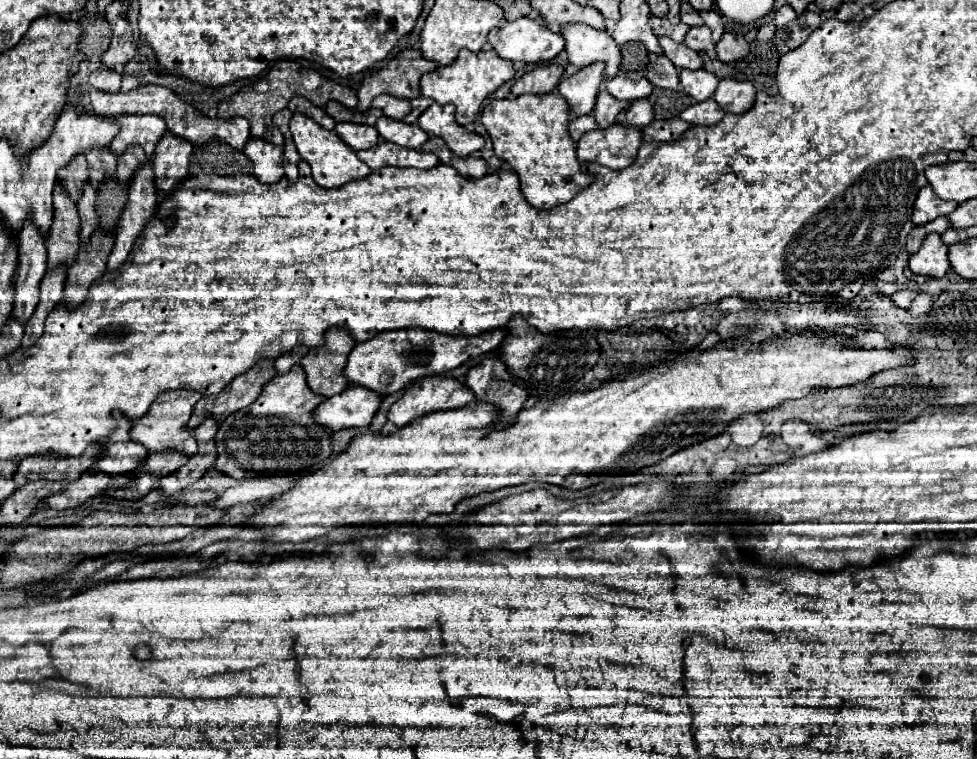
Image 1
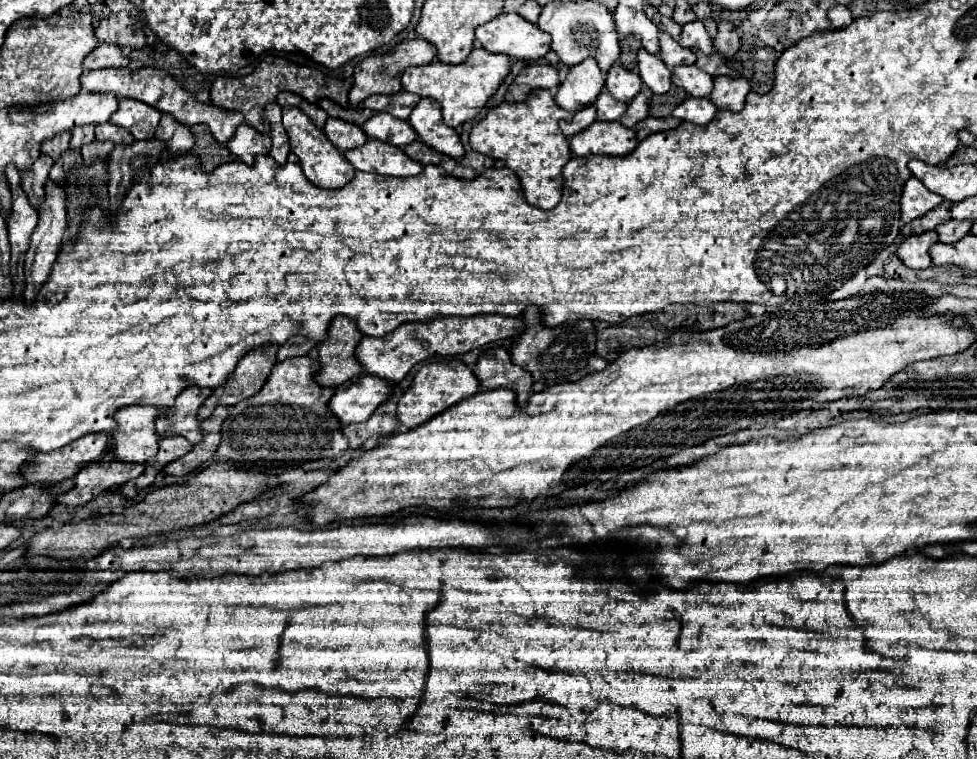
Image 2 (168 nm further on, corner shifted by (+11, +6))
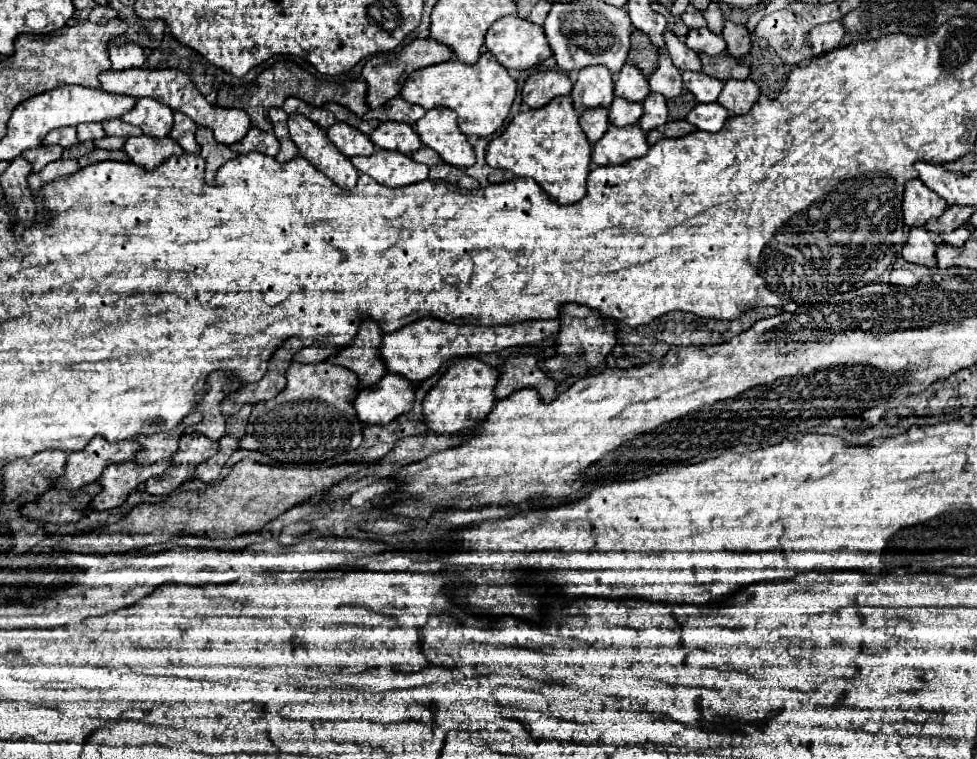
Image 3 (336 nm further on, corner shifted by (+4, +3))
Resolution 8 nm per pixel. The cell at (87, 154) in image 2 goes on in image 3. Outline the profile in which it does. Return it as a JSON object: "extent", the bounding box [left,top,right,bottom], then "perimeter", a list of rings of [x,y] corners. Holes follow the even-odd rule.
{"extent":[94,137,126,151],"perimeter":[[[102,137],[102,139],[94,141],[94,145],[96,145],[98,149],[108,149],[108,151],[114,151],[114,149],[122,149],[124,141],[126,141],[124,137]]]}

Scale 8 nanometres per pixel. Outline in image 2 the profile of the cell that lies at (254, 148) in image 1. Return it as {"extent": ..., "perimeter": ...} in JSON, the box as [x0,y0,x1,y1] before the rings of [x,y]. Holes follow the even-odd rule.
{"extent":[225,124,271,164],"perimeter":[[[241,124],[233,138],[225,144],[235,156],[239,156],[245,164],[253,164],[253,158],[257,154],[269,154],[271,150],[271,138],[269,134],[261,134],[257,132],[255,128],[247,126],[247,124]]]}

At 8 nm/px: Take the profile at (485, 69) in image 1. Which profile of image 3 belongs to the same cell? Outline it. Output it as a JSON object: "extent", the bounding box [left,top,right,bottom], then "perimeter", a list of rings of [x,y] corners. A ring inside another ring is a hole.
{"extent":[402,53,516,137],"perimeter":[[[482,53],[474,65],[464,65],[460,61],[444,61],[432,67],[414,71],[404,87],[402,97],[408,103],[418,103],[424,109],[448,107],[458,113],[458,127],[464,135],[486,137],[492,135],[508,117],[510,105],[516,97],[516,79],[508,69],[492,57],[492,53]]]}

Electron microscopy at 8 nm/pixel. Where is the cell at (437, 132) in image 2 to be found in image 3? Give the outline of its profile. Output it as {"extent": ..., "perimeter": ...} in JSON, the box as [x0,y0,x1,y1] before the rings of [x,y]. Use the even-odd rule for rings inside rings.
{"extent":[414,109,476,167],"perimeter":[[[430,109],[414,127],[422,143],[434,149],[446,163],[458,167],[474,165],[476,157],[472,145],[466,141],[466,135],[460,133],[456,113],[450,109]]]}

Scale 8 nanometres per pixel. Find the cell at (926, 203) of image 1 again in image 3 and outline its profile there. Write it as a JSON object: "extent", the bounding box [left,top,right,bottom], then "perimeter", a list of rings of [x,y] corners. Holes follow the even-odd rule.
{"extent":[902,179,946,227],"perimeter":[[[920,179],[906,183],[902,211],[904,223],[908,227],[924,227],[930,219],[940,217],[946,207],[946,201],[942,197],[936,197],[936,193],[932,193],[932,189],[928,189]]]}

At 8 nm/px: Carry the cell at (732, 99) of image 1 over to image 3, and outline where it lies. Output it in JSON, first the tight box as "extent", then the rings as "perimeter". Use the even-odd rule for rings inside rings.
{"extent":[718,79,760,115],"perimeter":[[[728,79],[718,97],[718,103],[724,109],[728,109],[732,115],[744,115],[752,109],[752,105],[758,101],[758,97],[760,97],[760,89],[754,81]]]}

